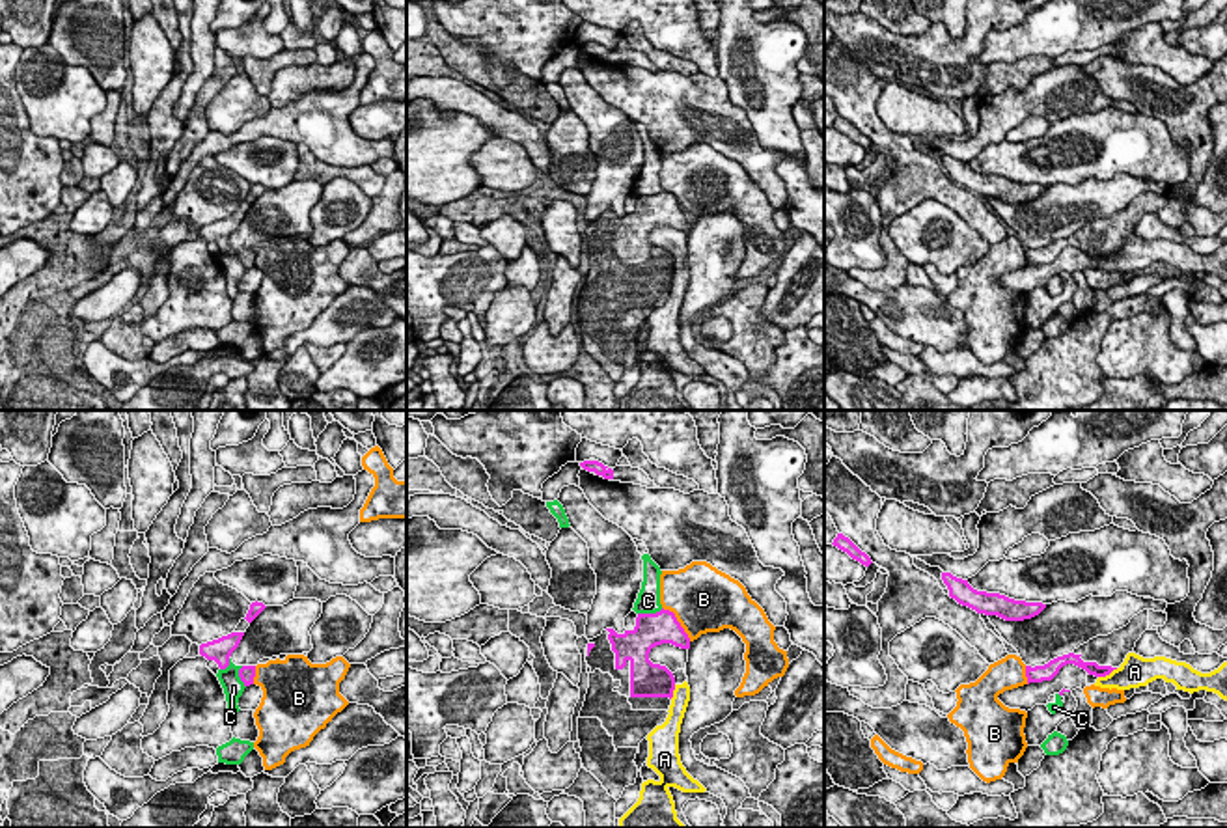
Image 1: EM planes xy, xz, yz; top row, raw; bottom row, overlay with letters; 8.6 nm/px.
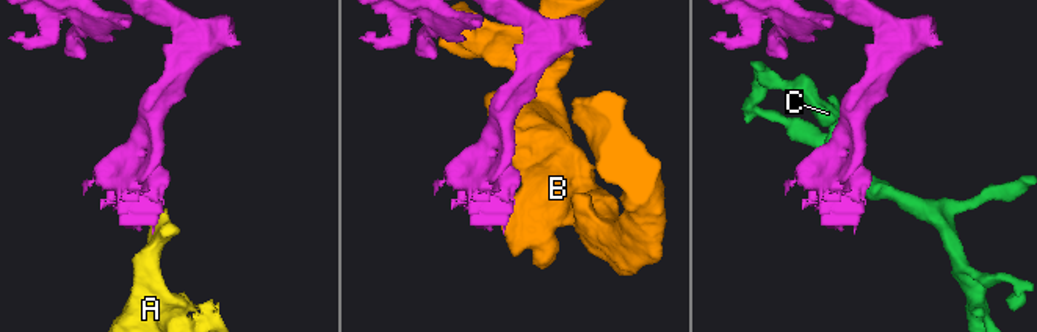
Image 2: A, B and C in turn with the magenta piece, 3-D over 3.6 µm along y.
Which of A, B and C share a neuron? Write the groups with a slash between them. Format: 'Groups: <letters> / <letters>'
Groups: A / B / C

